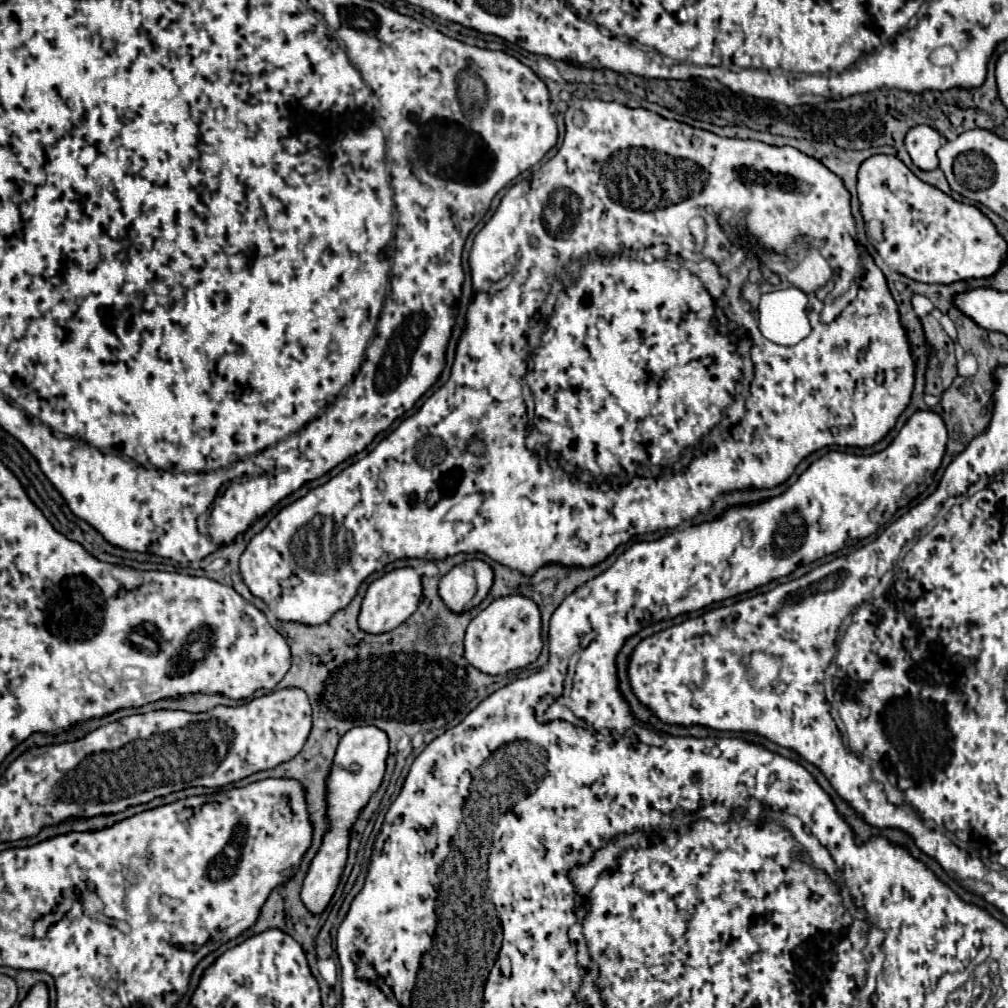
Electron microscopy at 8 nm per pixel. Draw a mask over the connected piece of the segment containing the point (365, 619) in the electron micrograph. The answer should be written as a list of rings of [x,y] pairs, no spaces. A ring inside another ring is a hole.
[[[413,567],[393,569],[385,573],[381,579],[375,579],[367,589],[367,595],[363,599],[361,613],[359,613],[359,627],[363,627],[363,631],[367,633],[385,633],[395,629],[417,611],[421,593],[423,593],[421,575]]]

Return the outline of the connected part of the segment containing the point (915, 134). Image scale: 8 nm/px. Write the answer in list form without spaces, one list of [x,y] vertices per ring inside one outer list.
[[[915,125],[905,137],[905,147],[919,169],[931,171],[939,163],[937,149],[941,147],[941,135],[929,125]]]

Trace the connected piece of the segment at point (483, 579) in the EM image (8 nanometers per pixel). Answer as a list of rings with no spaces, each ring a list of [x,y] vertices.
[[[479,559],[455,565],[439,583],[439,595],[455,613],[477,607],[493,585],[493,569]]]

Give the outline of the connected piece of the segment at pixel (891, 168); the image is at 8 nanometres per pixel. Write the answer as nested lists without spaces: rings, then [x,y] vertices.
[[[871,155],[857,171],[857,197],[865,221],[877,219],[883,225],[883,241],[875,245],[881,259],[897,273],[921,283],[955,283],[995,275],[1007,261],[1007,243],[995,231],[993,223],[973,205],[957,203],[937,187],[917,179],[895,155]]]

